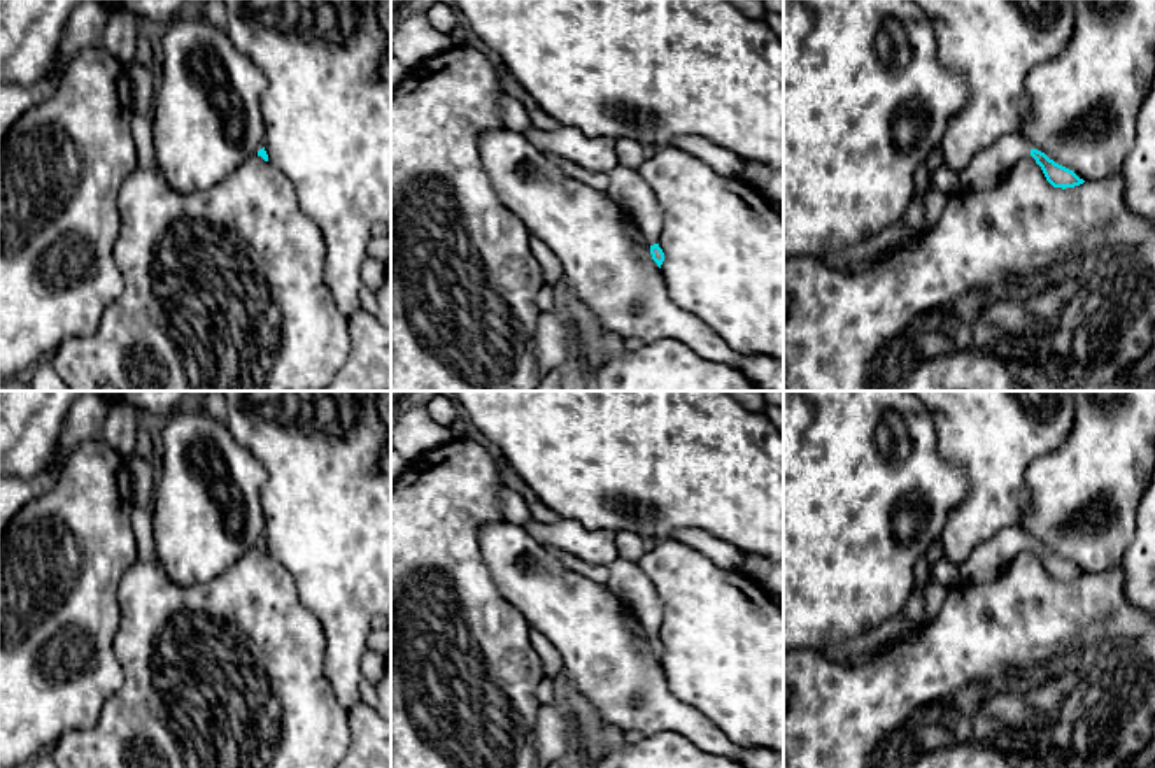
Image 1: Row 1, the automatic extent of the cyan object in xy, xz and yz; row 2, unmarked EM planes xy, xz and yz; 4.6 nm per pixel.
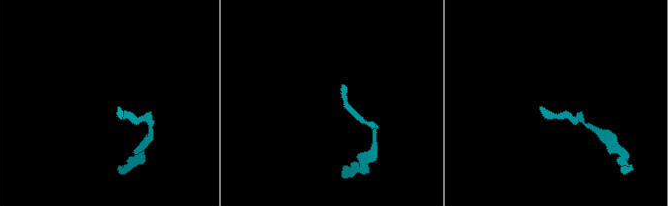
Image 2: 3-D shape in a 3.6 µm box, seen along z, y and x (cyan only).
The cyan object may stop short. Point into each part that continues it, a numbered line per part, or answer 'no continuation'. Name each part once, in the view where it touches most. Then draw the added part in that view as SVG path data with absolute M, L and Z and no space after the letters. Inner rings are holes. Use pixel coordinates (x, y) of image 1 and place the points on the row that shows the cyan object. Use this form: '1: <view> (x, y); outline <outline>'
1: xz (626, 188); outline M619 165L612 170L606 195L631 216L631 221L647 237L650 245L659 242L663 207L636 168Z

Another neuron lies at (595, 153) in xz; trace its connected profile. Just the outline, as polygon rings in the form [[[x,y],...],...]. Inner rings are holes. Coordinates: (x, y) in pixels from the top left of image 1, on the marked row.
[[[531,126],[524,137],[538,151],[568,158],[591,172],[610,174],[619,167],[613,137],[585,137],[575,126],[561,126],[554,132]]]

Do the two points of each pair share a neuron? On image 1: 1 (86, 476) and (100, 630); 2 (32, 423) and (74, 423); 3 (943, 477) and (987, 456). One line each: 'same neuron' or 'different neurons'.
1: same neuron
2: different neurons
3: different neurons

